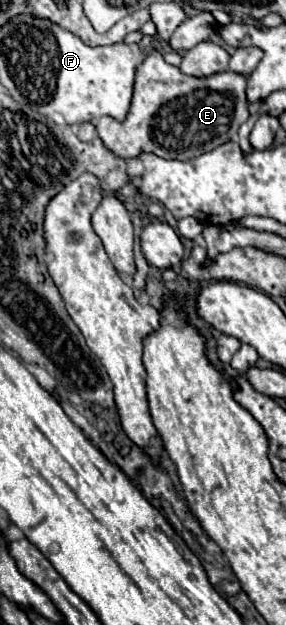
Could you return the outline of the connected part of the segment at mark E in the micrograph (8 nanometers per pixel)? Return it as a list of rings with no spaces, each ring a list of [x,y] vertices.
[[[151,50],[135,70],[135,90],[127,118],[119,122],[101,116],[97,134],[119,158],[137,158],[141,152],[153,152],[161,158],[189,160],[237,138],[239,126],[249,118],[245,88],[245,74],[225,70],[209,78],[193,78],[167,64],[159,50]]]

